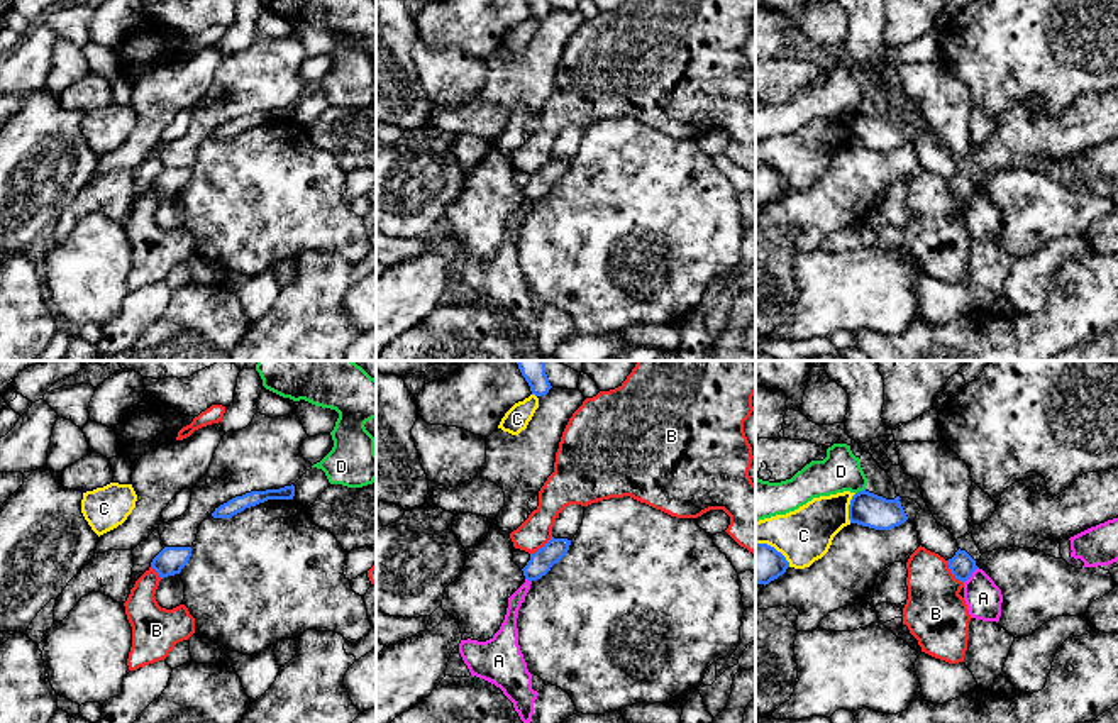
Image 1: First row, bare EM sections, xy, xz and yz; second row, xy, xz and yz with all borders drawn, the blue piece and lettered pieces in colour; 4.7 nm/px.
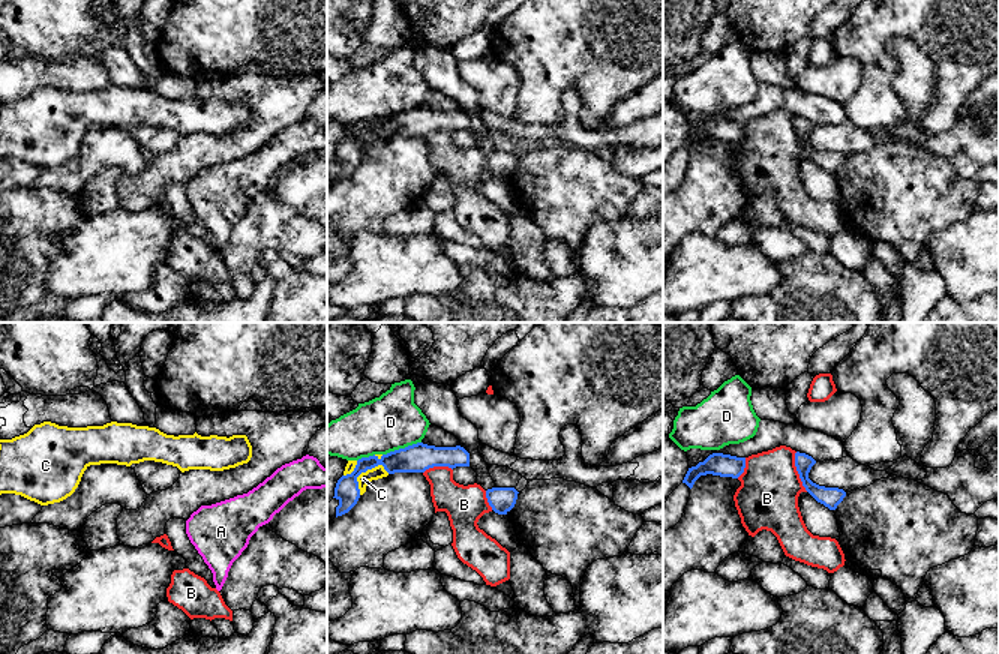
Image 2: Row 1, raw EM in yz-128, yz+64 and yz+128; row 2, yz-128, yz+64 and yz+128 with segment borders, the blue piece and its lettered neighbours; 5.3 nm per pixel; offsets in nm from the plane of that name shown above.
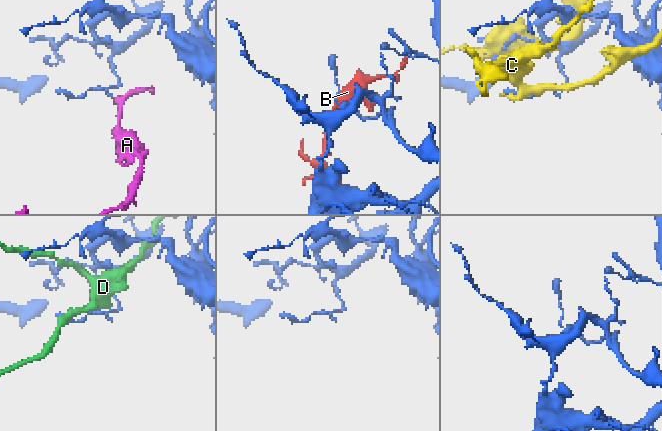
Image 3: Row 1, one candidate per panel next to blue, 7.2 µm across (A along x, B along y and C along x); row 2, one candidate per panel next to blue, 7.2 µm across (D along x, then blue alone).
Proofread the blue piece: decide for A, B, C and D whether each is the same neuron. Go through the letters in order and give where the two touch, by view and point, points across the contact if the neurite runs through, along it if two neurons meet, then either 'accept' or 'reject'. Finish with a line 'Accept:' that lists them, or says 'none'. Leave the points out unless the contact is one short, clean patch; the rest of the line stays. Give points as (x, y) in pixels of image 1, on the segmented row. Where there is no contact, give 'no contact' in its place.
A: yz (971, 574) | along yz (978, 568), (964, 583) | reject
B: yz (951, 571) | reject
C: yz (849, 508) | reject
D: yz (859, 491) | reject
Accept: none

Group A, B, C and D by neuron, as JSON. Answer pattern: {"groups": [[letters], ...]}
{"groups": [["A"], ["B"], ["C"], ["D"]]}

